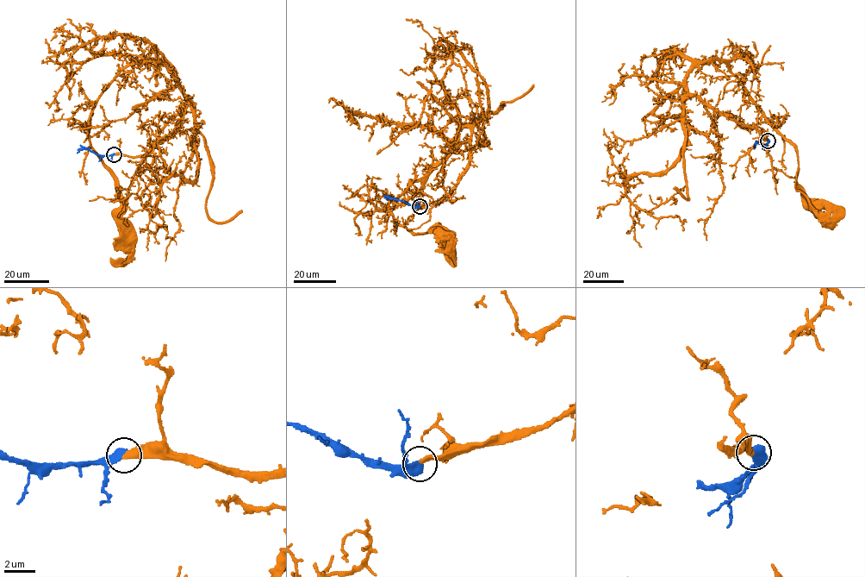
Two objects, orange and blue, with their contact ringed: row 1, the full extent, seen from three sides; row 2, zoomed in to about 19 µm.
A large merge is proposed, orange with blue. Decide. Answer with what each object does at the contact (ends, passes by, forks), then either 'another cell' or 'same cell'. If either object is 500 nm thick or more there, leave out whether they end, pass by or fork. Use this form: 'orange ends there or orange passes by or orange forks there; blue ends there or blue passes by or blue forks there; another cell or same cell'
same cell

